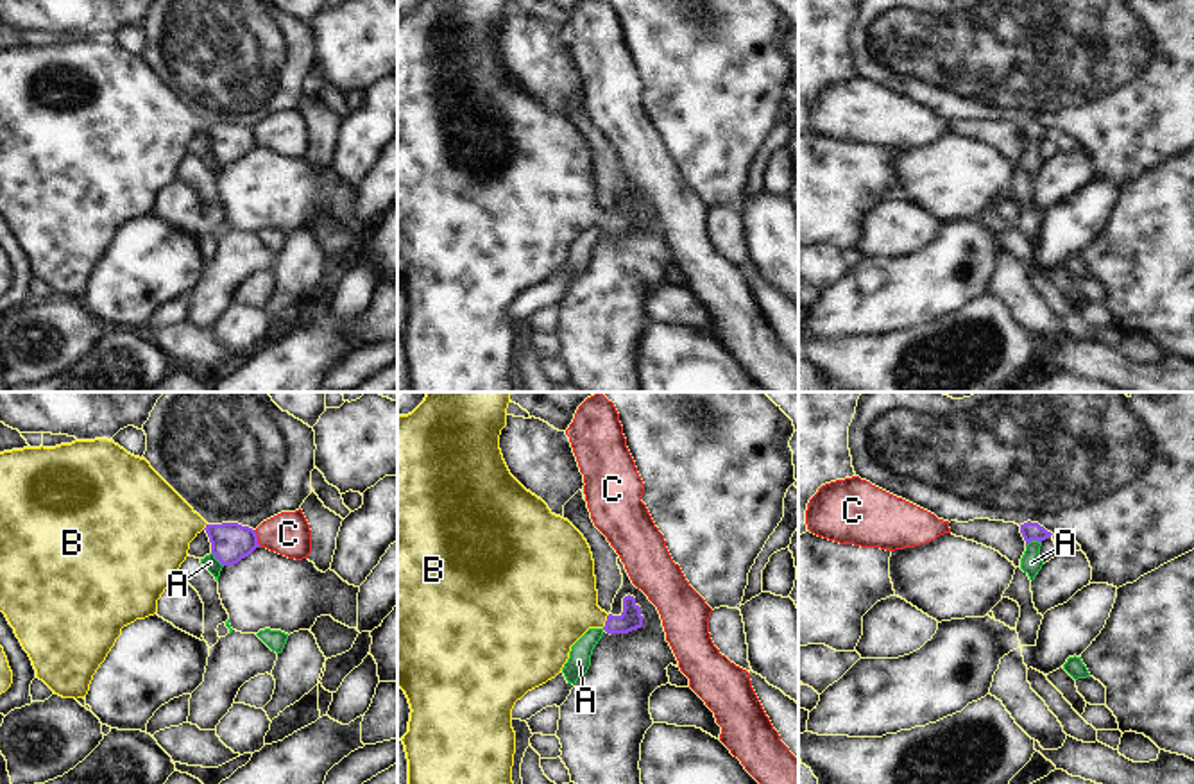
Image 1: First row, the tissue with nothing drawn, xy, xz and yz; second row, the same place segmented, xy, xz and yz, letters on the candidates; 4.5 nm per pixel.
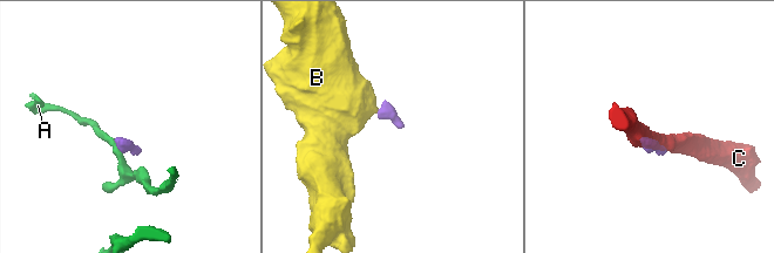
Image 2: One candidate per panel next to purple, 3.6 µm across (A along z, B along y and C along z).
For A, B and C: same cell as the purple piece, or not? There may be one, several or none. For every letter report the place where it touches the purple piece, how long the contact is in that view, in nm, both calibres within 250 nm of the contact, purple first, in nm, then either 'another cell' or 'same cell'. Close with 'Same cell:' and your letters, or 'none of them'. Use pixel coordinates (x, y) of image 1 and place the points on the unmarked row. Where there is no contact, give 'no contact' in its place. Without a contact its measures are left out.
A: contact yz (1033, 138); length 80 nm; calibres 80 and 100 nm; another cell
B: contact xz (605, 221); length 70 nm; calibres 100 and 400 nm; same cell
C: contact xy (256, 138); length 90 nm; calibres 180 and 200 nm; another cell
Same cell: B

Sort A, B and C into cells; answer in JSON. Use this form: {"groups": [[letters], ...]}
{"groups": [["A"], ["B"], ["C"]]}

